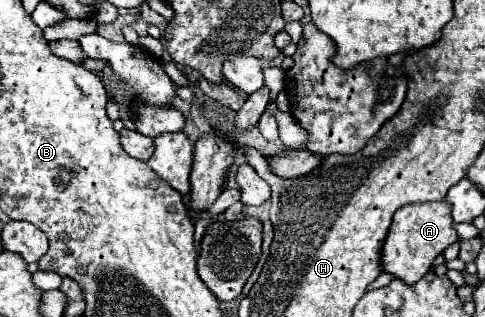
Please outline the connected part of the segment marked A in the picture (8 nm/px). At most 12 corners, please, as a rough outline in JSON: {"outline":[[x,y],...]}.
{"outline":[[449,201],[395,211],[385,271],[417,283],[455,239]]}

